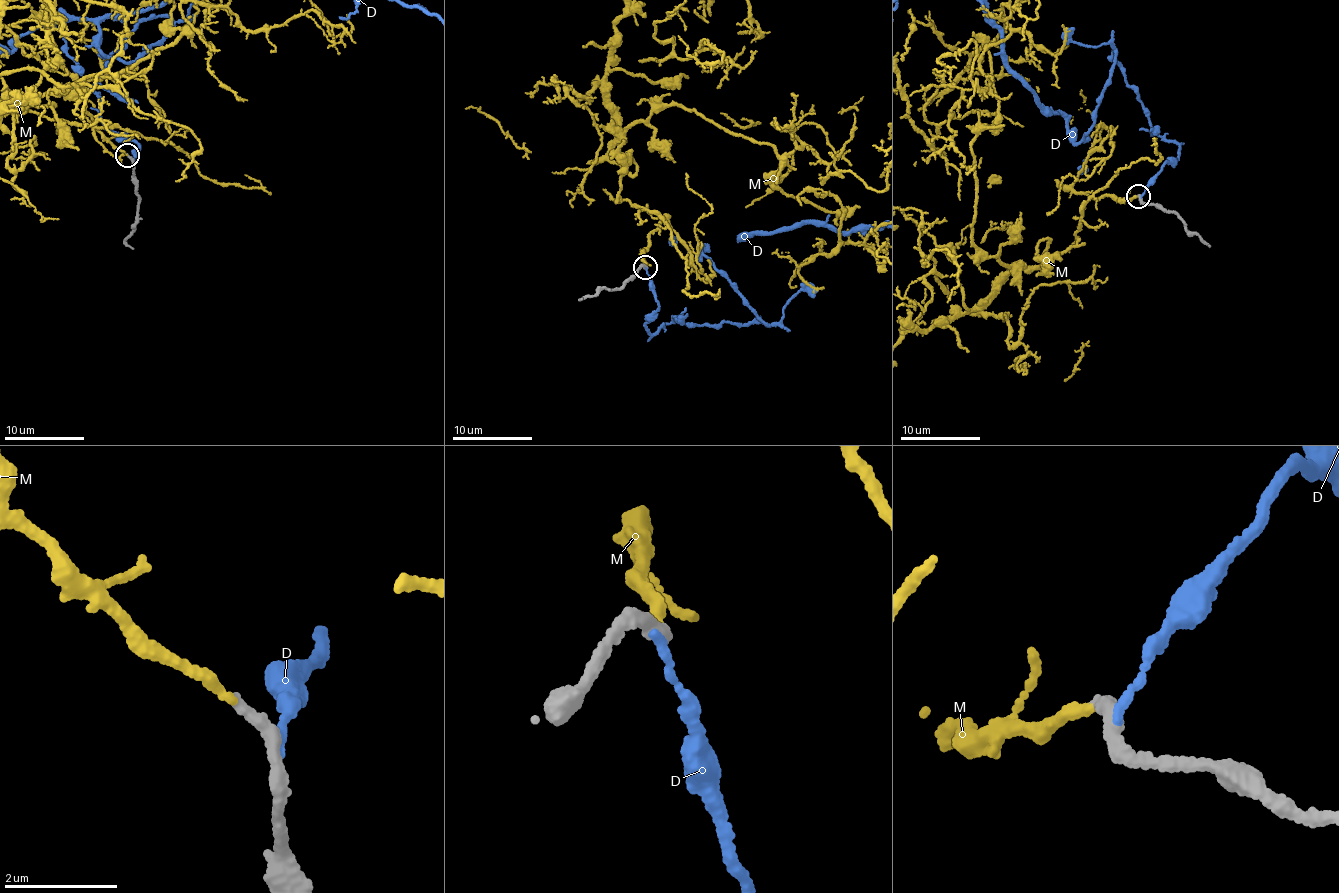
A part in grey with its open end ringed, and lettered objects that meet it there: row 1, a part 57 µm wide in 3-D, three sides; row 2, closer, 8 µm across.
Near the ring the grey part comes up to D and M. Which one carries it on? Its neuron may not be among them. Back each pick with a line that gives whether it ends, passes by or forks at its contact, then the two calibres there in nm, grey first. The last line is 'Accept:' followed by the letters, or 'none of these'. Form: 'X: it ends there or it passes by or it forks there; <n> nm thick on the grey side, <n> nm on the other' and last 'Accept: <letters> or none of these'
M: it ends there; 240 nm thick on the grey side, 200 nm on the other
Accept: M

